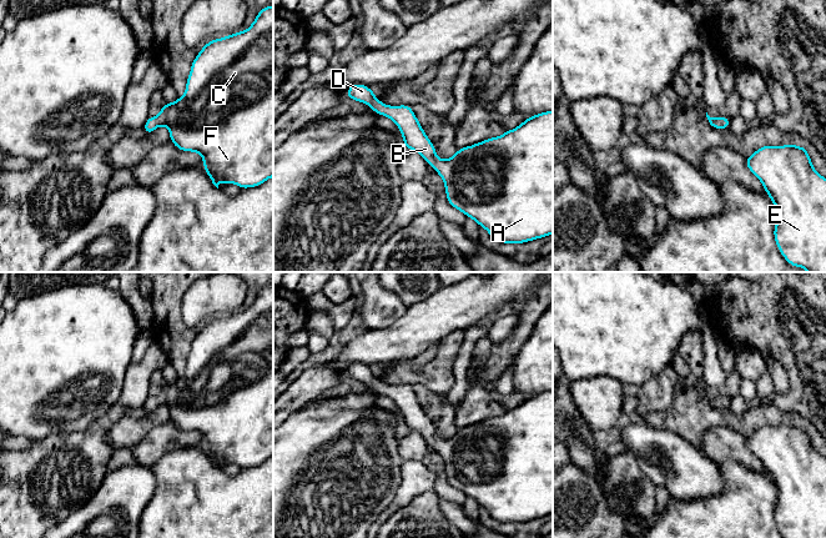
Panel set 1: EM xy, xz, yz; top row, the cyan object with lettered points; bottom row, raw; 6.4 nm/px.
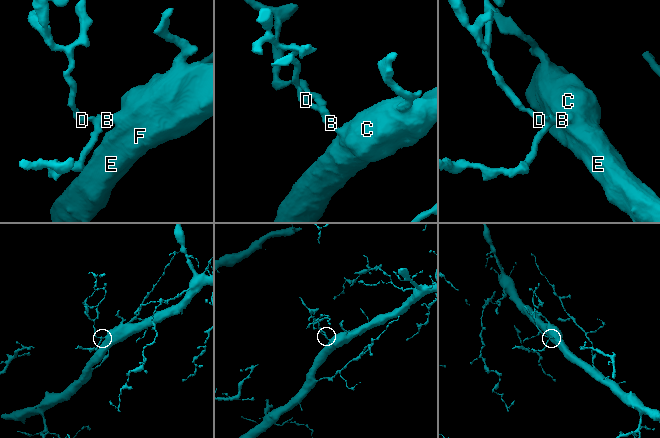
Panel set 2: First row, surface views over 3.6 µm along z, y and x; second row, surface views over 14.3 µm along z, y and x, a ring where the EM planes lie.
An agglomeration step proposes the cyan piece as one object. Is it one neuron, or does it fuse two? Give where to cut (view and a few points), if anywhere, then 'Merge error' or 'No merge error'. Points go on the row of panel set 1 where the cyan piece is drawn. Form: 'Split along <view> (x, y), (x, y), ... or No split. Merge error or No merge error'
No split. No merge error

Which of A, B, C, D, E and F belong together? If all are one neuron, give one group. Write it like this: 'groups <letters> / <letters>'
groups A B C D E F

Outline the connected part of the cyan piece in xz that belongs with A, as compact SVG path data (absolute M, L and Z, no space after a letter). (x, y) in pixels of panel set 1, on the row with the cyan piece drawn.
M353 84L347 89L346 96L354 100L363 102L368 105L377 115L387 116L391 120L394 121L394 124L399 127L401 135L403 137L403 144L407 150L413 150L422 155L422 157L427 161L428 166L432 166L434 171L443 179L444 181L444 188L445 188L445 196L448 203L463 212L467 217L473 218L478 226L484 227L487 232L500 243L525 243L529 241L534 241L537 238L544 238L545 236L549 236L553 233L553 111L544 111L539 112L534 116L530 116L525 119L518 127L513 130L507 130L502 136L489 137L484 141L477 142L472 146L465 146L462 149L458 149L455 155L452 156L448 160L439 160L437 157L437 150L433 146L429 137L425 135L423 127L420 126L415 114L413 112L411 105L398 105L398 106L391 106L384 105L382 101L379 101L373 90L369 89L366 85L362 84Z

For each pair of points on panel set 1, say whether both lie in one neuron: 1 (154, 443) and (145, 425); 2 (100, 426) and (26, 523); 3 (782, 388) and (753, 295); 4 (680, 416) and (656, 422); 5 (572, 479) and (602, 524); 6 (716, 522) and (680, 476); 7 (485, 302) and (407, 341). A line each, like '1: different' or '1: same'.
1: different
2: same
3: different
4: same
5: same
6: different
7: same

